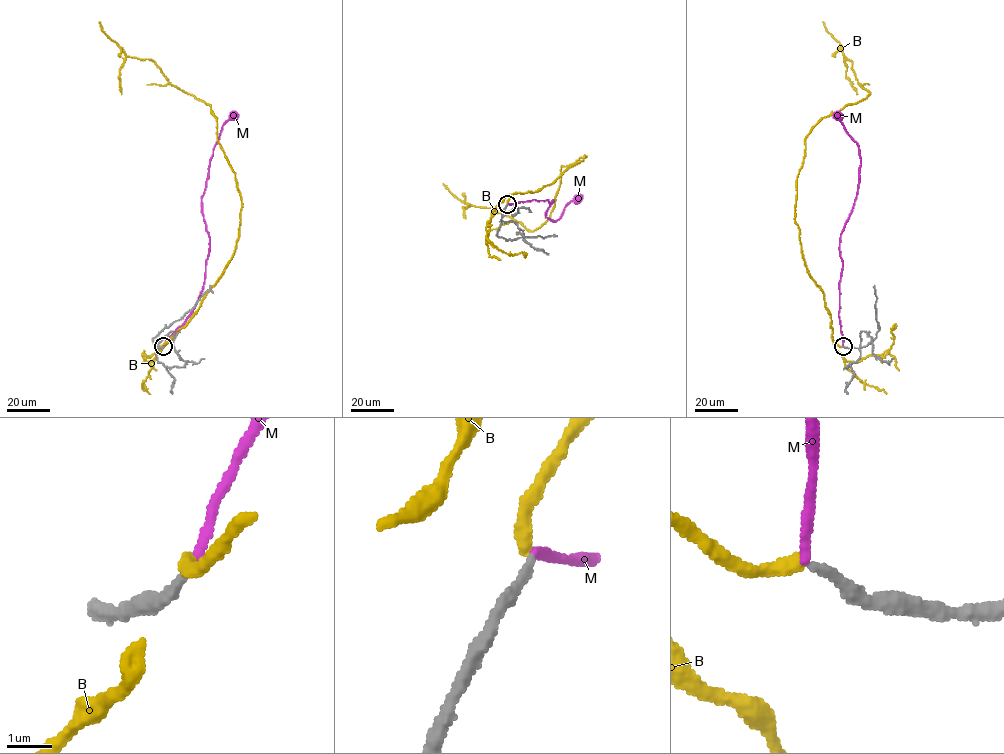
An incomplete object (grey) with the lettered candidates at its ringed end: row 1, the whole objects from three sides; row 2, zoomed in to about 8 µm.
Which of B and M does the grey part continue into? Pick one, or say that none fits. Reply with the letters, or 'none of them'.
B

